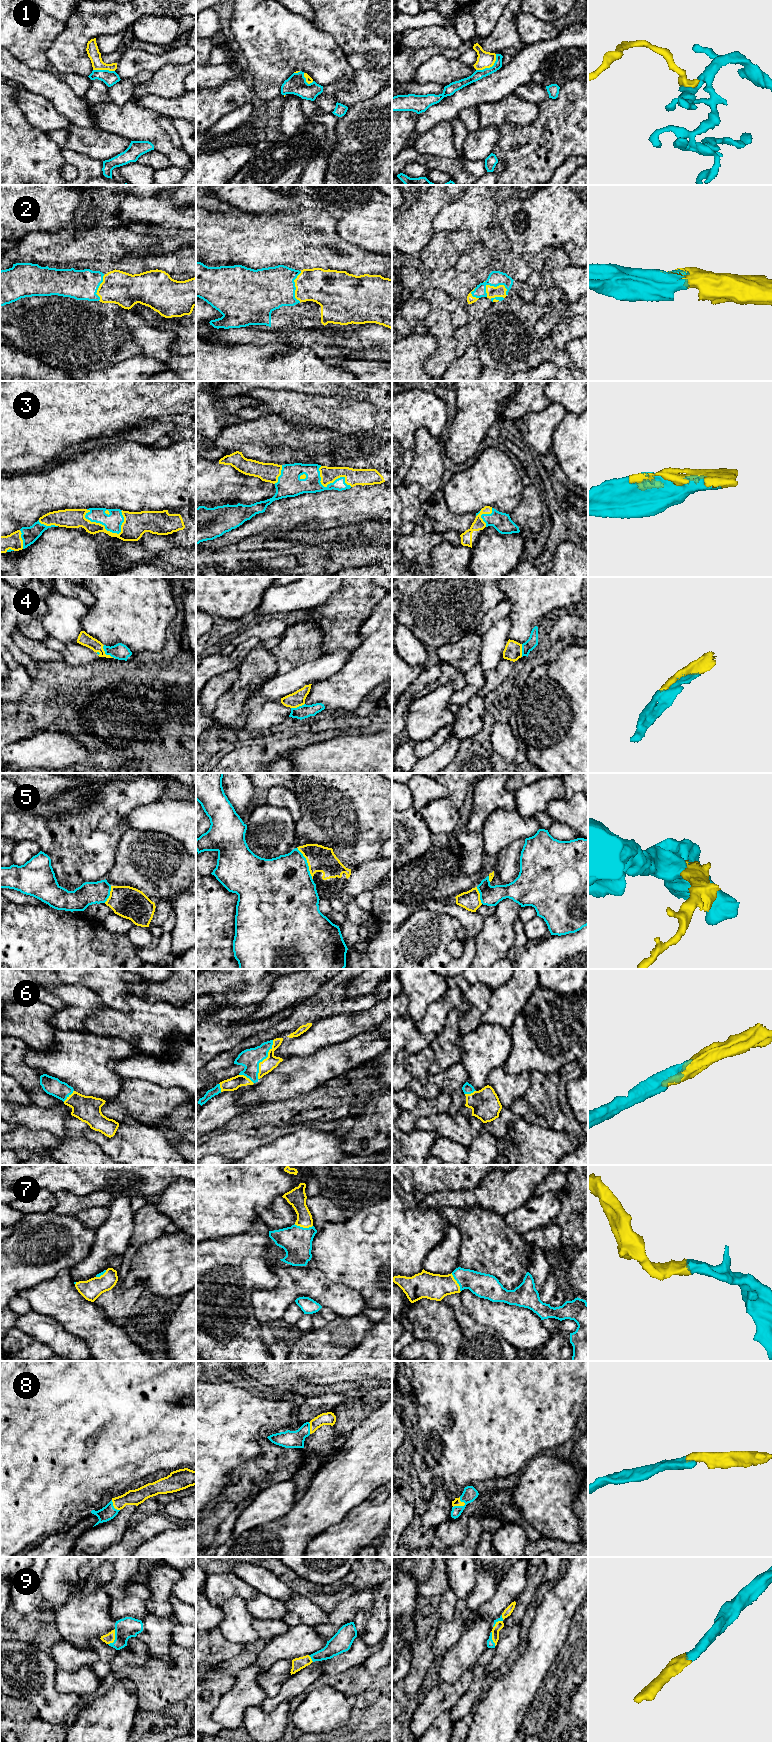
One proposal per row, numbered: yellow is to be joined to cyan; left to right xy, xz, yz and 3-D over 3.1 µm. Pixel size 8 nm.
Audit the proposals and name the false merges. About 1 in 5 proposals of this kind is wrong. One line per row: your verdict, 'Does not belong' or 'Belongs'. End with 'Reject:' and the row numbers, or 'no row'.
1: Does not belong
2: Belongs
3: Belongs
4: Belongs
5: Does not belong
6: Belongs
7: Belongs
8: Belongs
9: Belongs
Reject: 1, 5

